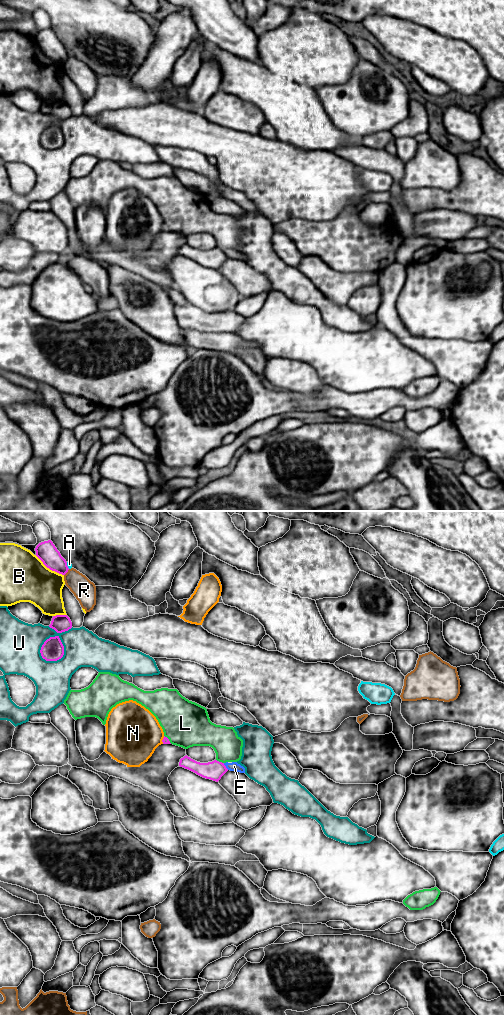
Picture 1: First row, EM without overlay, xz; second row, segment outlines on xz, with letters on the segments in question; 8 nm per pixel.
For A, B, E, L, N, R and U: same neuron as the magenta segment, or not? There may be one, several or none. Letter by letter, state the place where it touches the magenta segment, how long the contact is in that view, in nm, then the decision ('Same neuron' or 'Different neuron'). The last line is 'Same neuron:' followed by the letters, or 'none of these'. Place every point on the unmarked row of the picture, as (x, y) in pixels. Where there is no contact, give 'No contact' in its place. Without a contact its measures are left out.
A: Touches magenta at xz (66, 53). Shared border 60 nm. Different neuron
B: Touches magenta at xz (49, 56). Shared border 280 nm. Different neuron
E: Touches magenta at xz (225, 254). Shared border 70 nm. Different neuron
L: Touches magenta at xz (220, 250). Shared border 70 nm. Different neuron
N: Touches magenta at xz (162, 228). Shared border 70 nm. Different neuron
R: Touches magenta at xz (67, 59). Shared border 70 nm. Different neuron
U: Touches magenta at xz (42, 133). Shared border 240 nm. Different neuron
Same neuron: none of these

